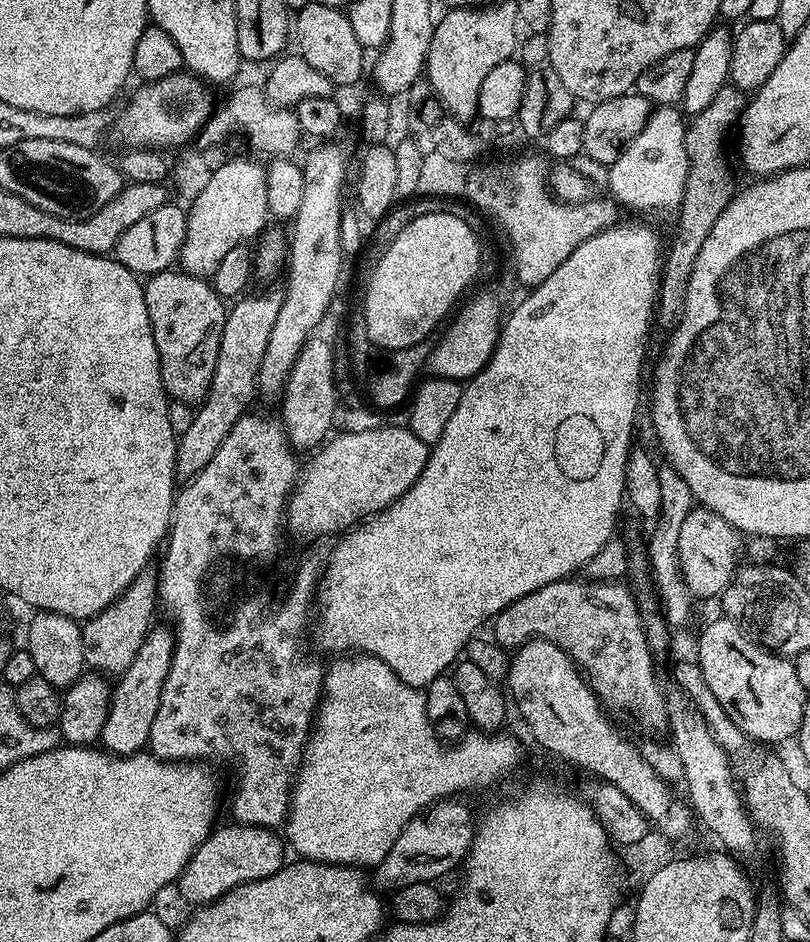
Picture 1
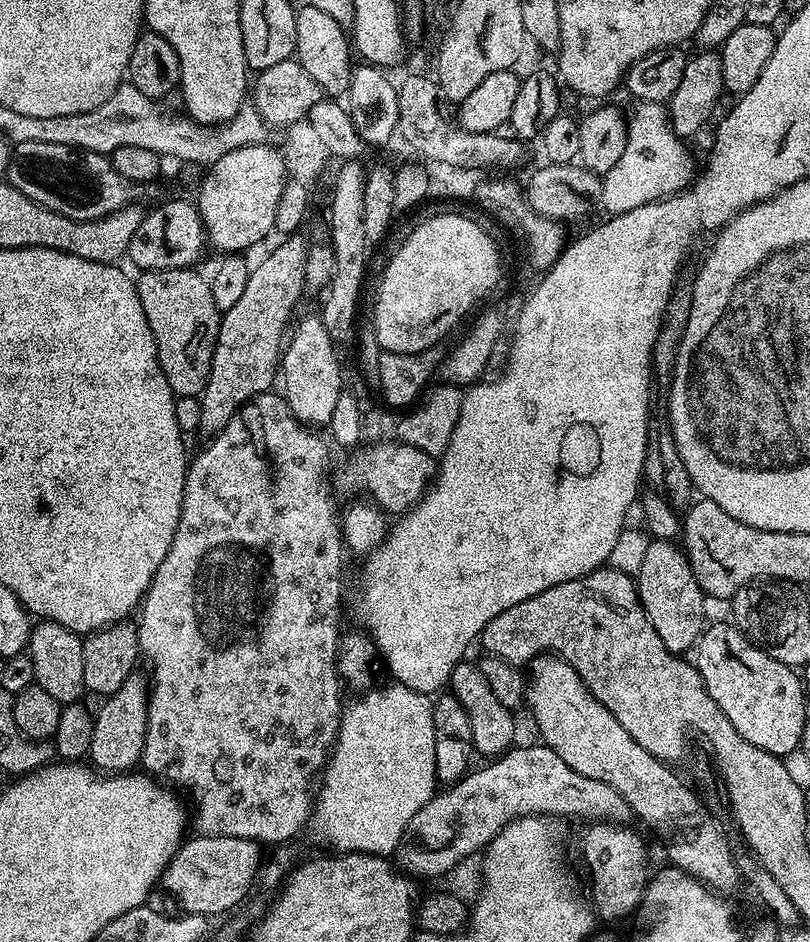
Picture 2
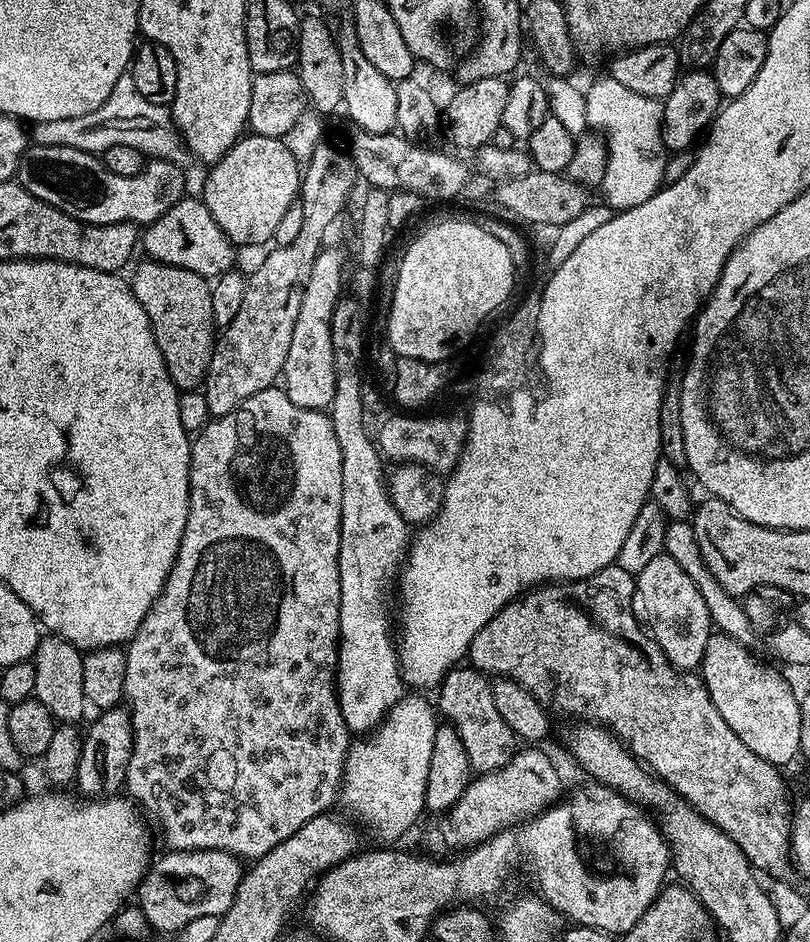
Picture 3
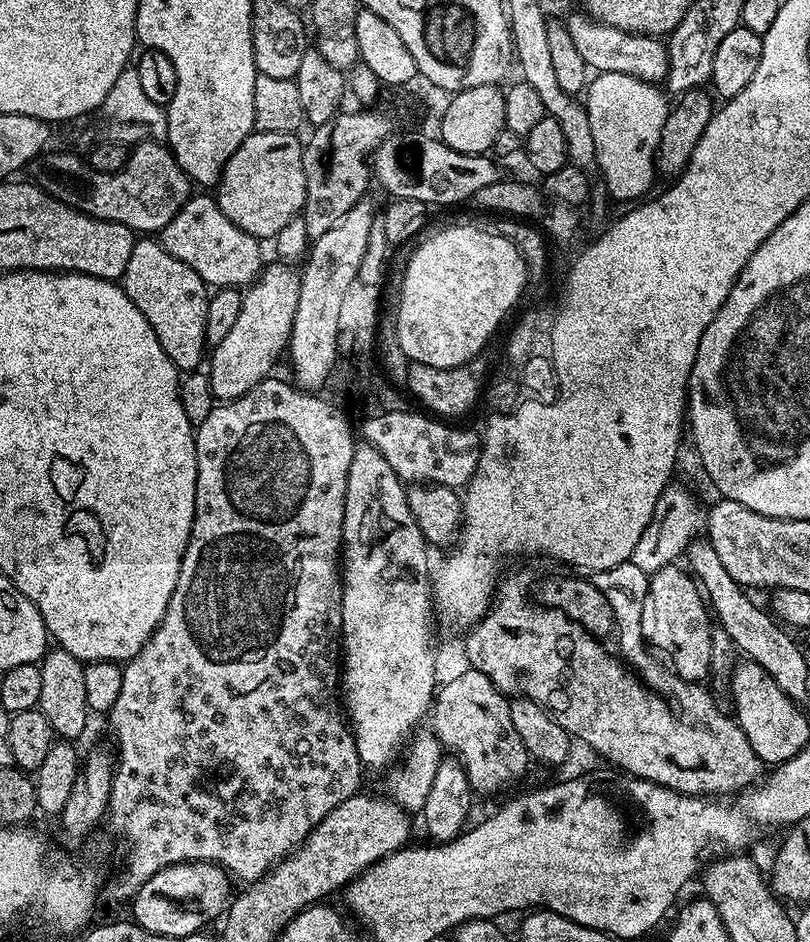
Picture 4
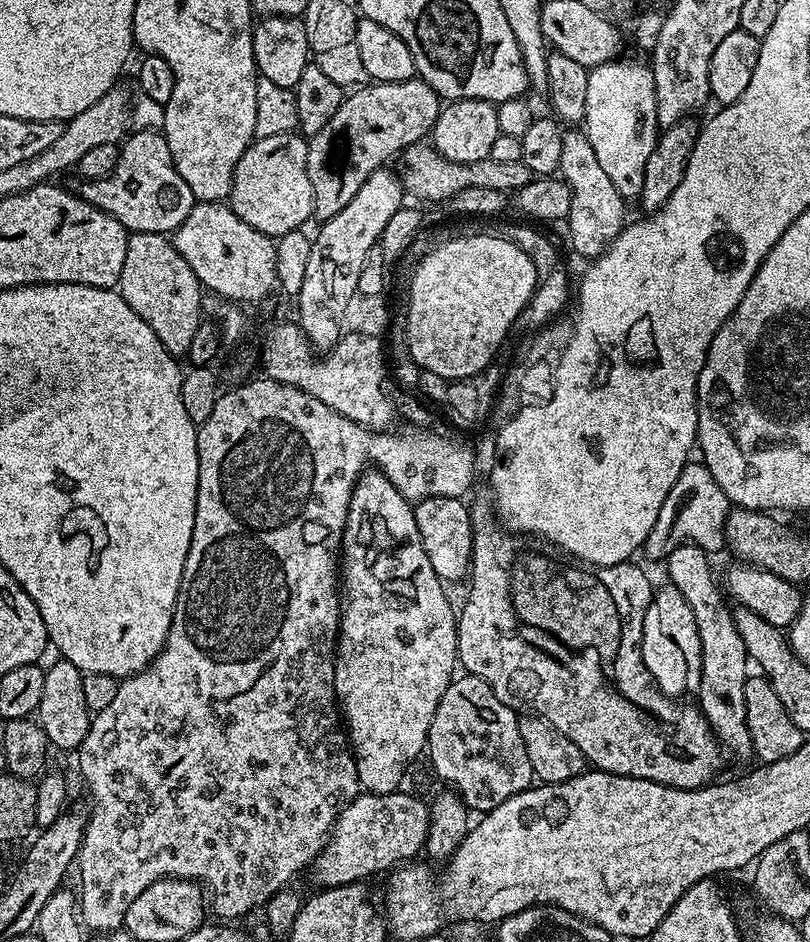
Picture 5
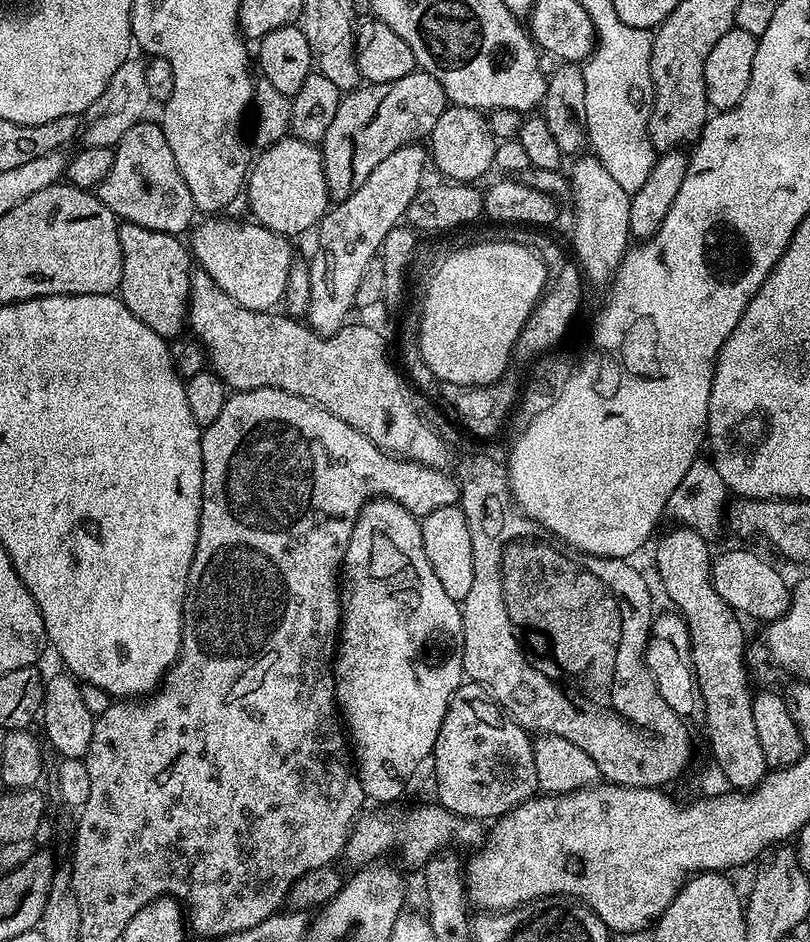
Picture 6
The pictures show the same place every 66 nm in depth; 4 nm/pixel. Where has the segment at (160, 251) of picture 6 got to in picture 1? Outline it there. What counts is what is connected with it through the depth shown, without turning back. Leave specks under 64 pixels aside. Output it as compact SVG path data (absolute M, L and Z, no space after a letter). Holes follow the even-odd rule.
M183 270L156 272L147 277L143 285L146 310L150 314L150 326L160 355L160 373L164 388L172 400L180 400L193 406L199 405L212 389L214 366L218 362L218 346L228 317L225 297L218 295L205 277L192 276Z

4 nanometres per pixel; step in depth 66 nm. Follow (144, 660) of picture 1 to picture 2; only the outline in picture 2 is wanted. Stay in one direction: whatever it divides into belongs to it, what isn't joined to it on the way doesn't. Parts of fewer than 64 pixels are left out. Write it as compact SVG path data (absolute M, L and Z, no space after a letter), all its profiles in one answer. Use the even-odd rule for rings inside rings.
M134 674L101 703L104 705L100 709L95 709L87 754L93 769L104 774L123 774L141 763L146 746L149 691L149 681L145 677L143 680L140 674Z

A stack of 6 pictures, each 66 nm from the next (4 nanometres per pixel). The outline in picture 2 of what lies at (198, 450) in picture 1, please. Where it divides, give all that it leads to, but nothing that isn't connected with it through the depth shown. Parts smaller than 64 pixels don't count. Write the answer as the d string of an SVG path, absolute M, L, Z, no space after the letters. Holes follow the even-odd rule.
M288 234L281 240L284 241L260 265L252 268L250 282L246 282L246 291L243 292L242 298L238 298L238 302L234 302L234 306L230 306L230 310L226 310L221 315L216 349L210 366L210 378L206 382L204 391L198 397L202 406L200 426L205 433L207 431L208 434L220 432L226 426L226 422L230 422L230 418L234 418L236 411L247 400L269 391L275 380L277 383L286 333L294 320L292 311L295 310L296 303L300 300L300 294L306 290L304 267L310 247L310 240L307 240L304 234Z

